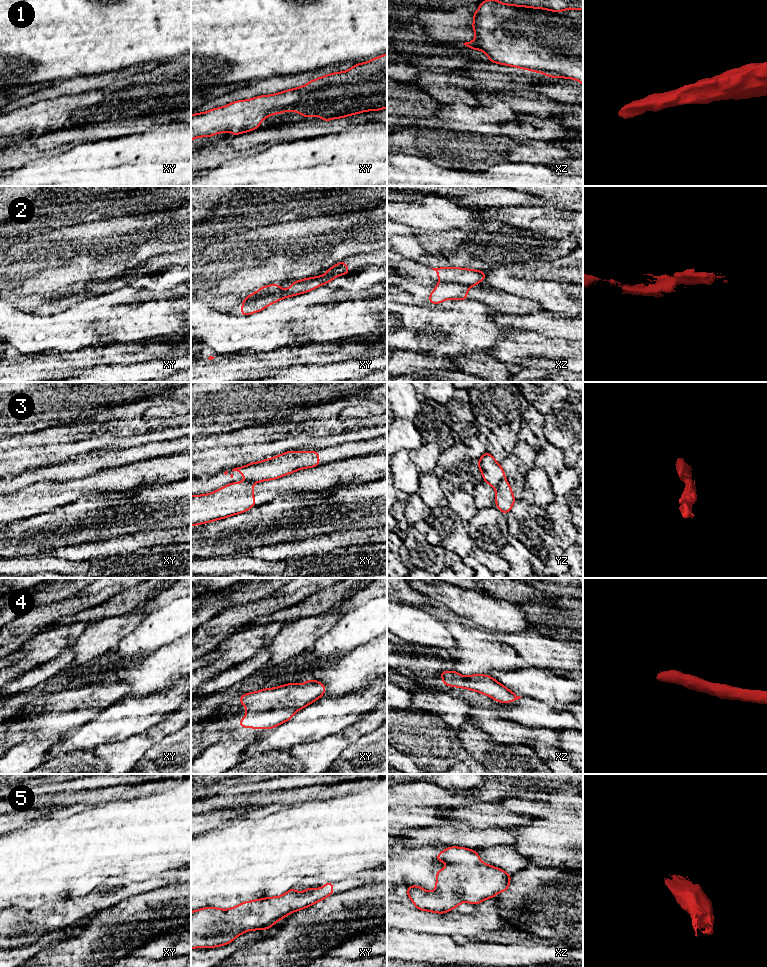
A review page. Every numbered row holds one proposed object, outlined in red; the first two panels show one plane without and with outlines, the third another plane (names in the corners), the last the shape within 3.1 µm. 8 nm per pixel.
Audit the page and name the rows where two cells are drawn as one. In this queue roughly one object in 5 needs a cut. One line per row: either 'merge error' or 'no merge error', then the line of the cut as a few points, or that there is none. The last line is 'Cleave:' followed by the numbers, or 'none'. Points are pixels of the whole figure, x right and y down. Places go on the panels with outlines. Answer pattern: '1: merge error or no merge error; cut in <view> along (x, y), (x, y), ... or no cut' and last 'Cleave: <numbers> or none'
1: no merge error; no cut
2: merge error; cut in xy along (278, 286), (271, 293), (243, 299)
3: merge error; cut in yz along (504, 478), (495, 488)
4: no merge error; no cut
5: no merge error; no cut
Cleave: 2, 3

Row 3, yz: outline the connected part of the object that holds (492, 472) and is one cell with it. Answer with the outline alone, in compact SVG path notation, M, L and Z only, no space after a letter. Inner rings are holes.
M487 451L477 461L477 465L482 473L483 480L491 487L496 488L505 479L503 468Z

